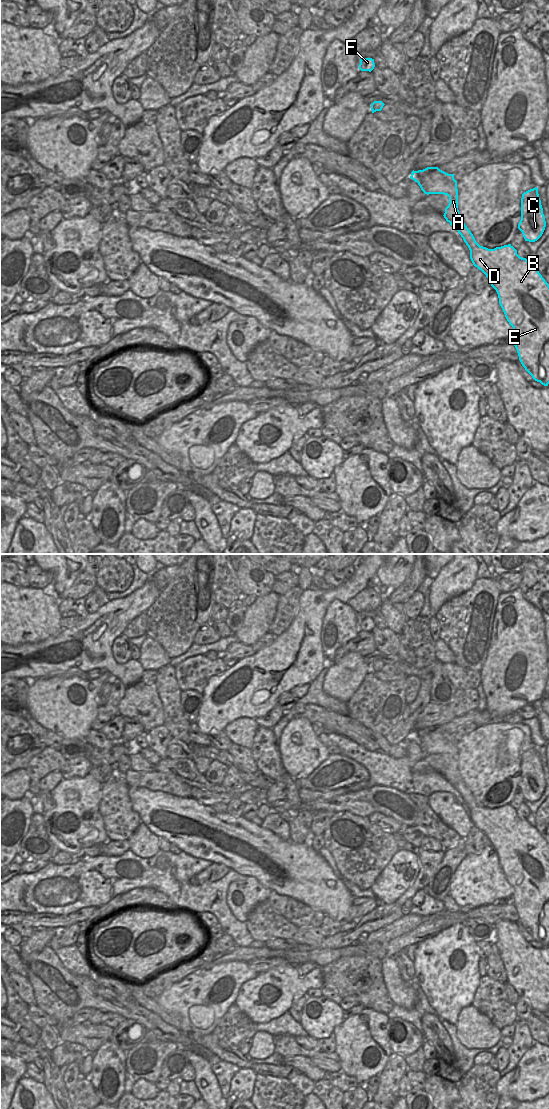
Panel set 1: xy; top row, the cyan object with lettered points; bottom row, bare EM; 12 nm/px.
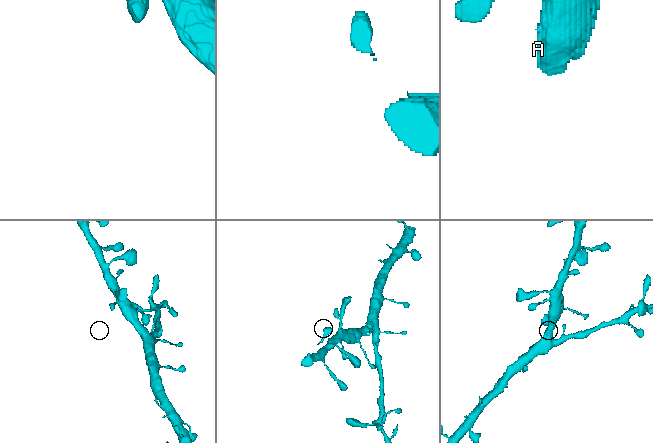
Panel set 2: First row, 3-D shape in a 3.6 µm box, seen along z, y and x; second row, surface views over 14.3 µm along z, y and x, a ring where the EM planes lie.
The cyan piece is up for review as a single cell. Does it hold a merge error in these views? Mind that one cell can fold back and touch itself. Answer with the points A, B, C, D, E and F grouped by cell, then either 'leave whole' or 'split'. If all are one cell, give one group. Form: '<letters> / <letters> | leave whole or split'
A B C D E F | leave whole

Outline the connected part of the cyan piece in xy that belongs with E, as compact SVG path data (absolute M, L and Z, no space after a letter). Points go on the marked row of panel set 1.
M427 167L412 171L410 178L418 183L421 190L429 194L444 194L449 197L444 218L463 238L470 250L470 259L475 267L481 270L496 290L499 304L509 324L513 327L513 345L519 360L532 378L544 386L549 384L549 284L539 271L526 258L517 254L511 245L494 249L480 246L471 231L465 225L458 210L458 189L454 174L448 174L438 167Z

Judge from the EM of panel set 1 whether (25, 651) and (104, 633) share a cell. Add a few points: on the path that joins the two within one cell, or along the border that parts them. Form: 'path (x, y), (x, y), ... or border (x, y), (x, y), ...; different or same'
path (45, 647), (84, 638); same

